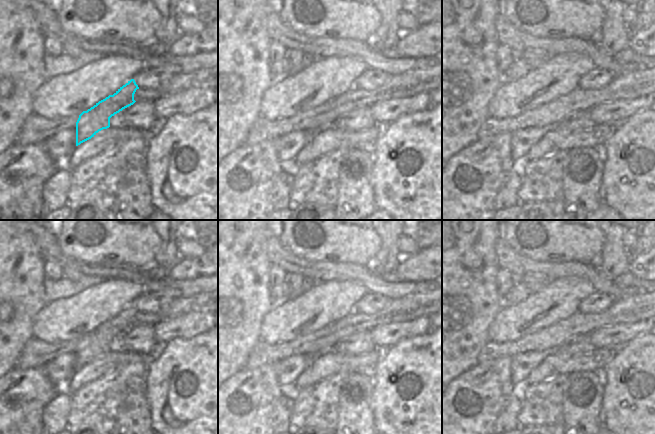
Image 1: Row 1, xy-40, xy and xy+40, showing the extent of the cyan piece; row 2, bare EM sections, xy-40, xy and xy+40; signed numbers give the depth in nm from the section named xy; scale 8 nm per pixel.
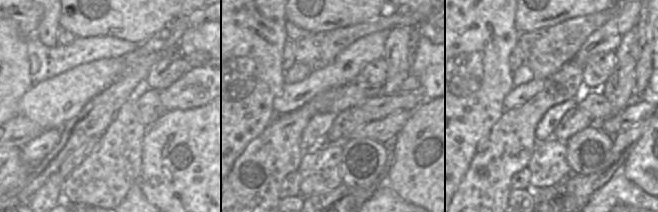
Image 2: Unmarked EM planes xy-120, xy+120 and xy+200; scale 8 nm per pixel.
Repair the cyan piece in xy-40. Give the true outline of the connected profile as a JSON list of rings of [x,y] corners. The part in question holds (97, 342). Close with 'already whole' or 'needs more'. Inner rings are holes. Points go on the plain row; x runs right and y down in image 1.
[[[134,303],[120,311],[113,319],[83,335],[76,346],[76,370],[94,361],[99,355],[110,351],[110,342],[133,329],[134,318],[139,313]]]; already whole

